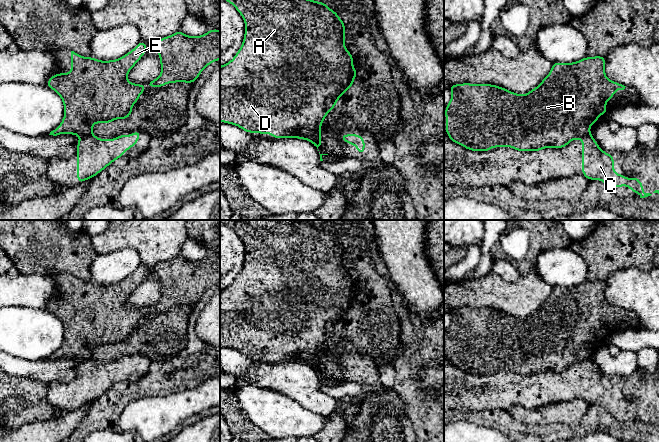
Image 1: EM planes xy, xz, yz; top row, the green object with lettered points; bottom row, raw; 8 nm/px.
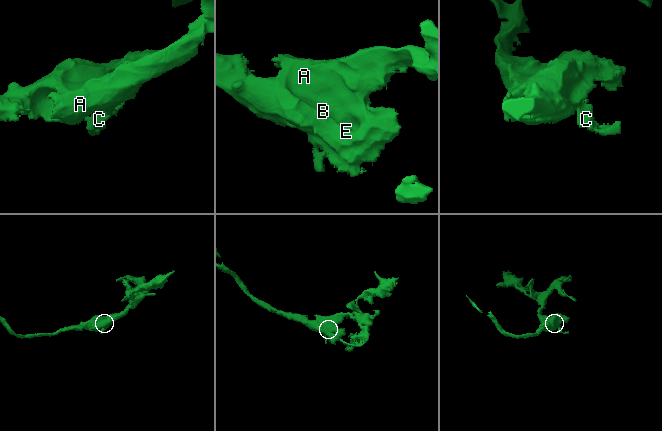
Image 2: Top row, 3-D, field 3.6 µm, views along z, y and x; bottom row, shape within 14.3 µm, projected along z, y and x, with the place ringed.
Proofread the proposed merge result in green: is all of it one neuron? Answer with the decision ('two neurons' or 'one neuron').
two neurons

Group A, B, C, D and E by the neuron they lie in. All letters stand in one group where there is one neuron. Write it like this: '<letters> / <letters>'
A B D E / C

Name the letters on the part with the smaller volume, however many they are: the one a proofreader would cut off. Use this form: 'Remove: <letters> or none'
Remove: C

